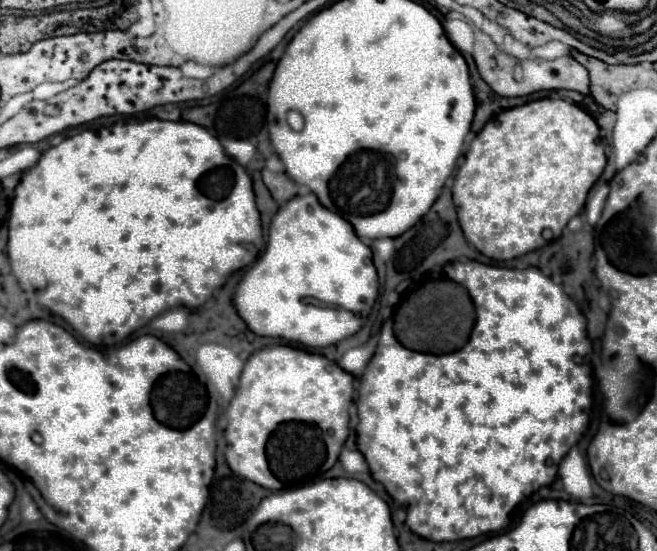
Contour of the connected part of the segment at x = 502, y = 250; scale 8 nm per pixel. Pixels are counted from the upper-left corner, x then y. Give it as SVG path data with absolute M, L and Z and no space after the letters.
M538 99L498 113L470 143L466 159L456 173L452 187L454 207L466 241L496 261L508 261L530 253L532 249L540 249L546 243L542 239L544 229L550 229L554 237L560 237L570 217L580 213L586 195L604 171L604 165L606 153L604 145L600 143L598 125L584 109L574 103L564 99Z

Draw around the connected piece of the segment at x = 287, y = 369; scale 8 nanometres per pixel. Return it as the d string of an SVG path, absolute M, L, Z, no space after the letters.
M282 344L256 351L246 361L236 395L226 409L226 437L230 443L226 451L228 467L244 479L250 479L252 483L272 491L298 489L322 479L322 475L336 463L338 453L348 437L348 409L352 403L352 395L354 377L342 371L334 361L326 359L324 355Z

